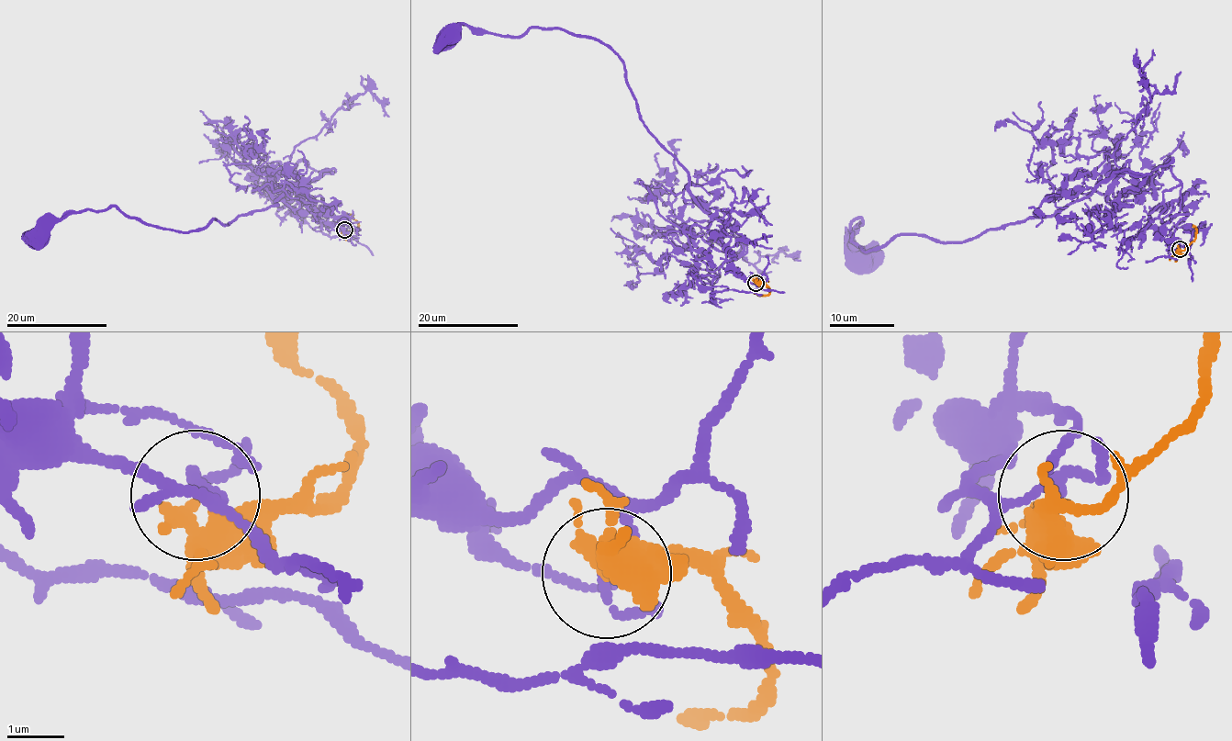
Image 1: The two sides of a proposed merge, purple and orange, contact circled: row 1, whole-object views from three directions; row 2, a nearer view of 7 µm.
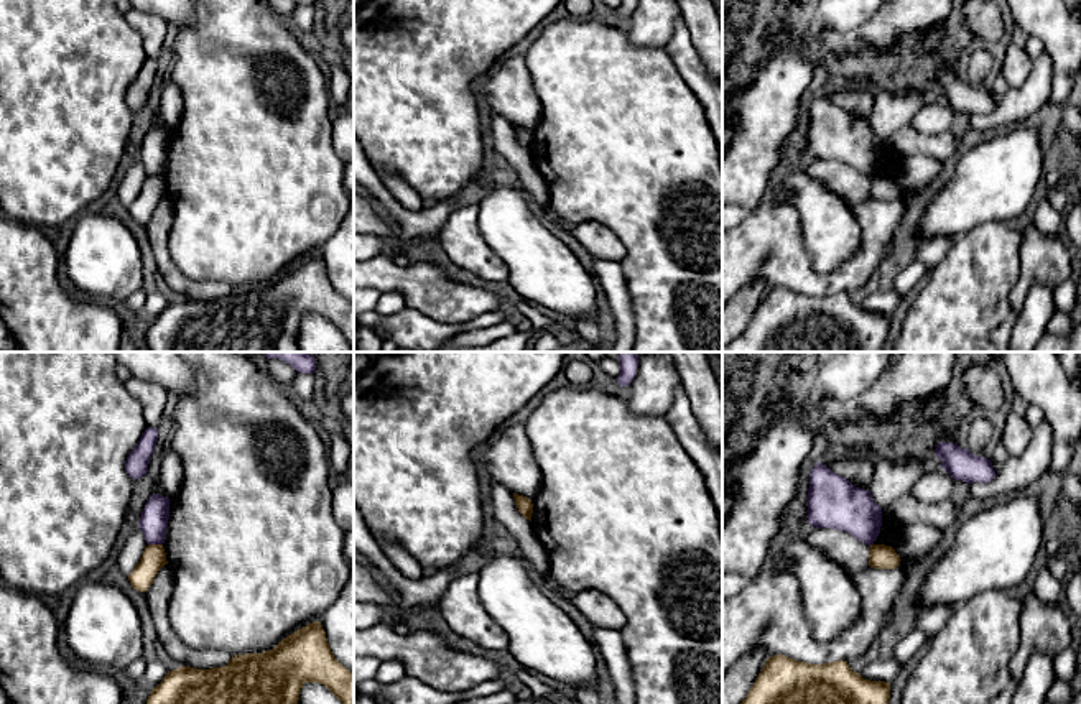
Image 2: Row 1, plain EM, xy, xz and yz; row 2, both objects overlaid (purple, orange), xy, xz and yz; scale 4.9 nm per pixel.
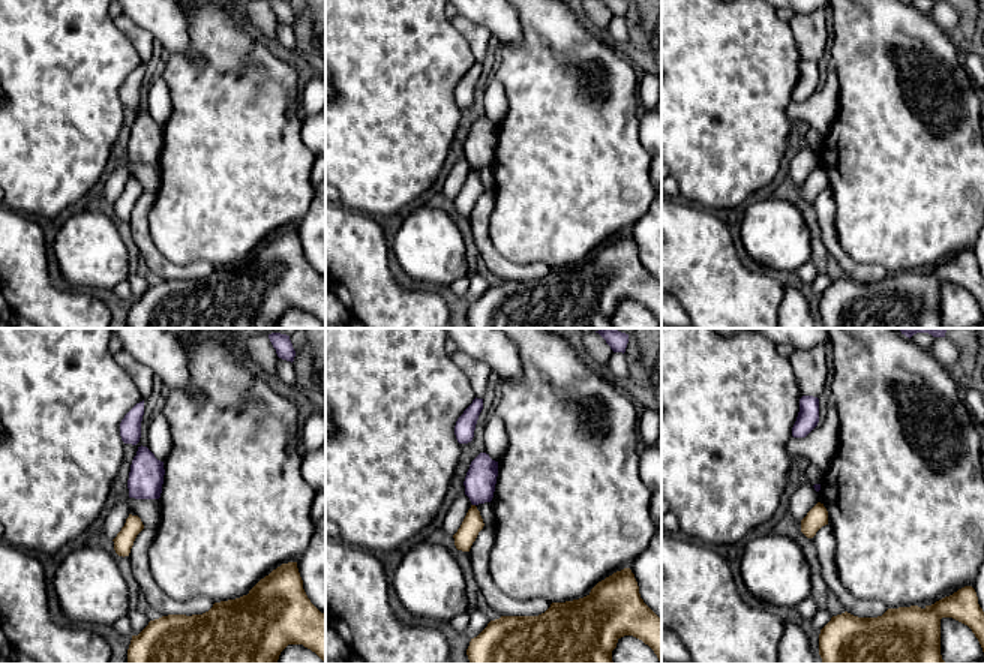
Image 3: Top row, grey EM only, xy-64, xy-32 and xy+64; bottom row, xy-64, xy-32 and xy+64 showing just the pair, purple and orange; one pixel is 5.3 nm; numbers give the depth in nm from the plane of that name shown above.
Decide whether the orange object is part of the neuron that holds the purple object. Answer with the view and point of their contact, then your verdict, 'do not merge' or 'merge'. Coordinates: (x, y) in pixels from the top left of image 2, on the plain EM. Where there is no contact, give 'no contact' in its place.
xy (155, 175) | do not merge

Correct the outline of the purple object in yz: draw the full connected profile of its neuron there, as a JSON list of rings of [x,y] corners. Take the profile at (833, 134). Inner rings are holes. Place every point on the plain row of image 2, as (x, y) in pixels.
[[[823,94],[810,104],[808,155],[814,160],[841,161],[865,176],[874,176],[882,158],[882,140],[870,122],[852,117]]]

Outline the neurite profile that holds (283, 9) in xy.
[[[267,0],[267,5],[283,20],[291,18],[295,8],[296,8],[296,2],[295,0]]]

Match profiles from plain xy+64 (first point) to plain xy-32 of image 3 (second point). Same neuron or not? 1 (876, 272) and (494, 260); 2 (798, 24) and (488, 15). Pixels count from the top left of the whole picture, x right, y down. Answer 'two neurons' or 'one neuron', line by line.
1: one neuron
2: two neurons

